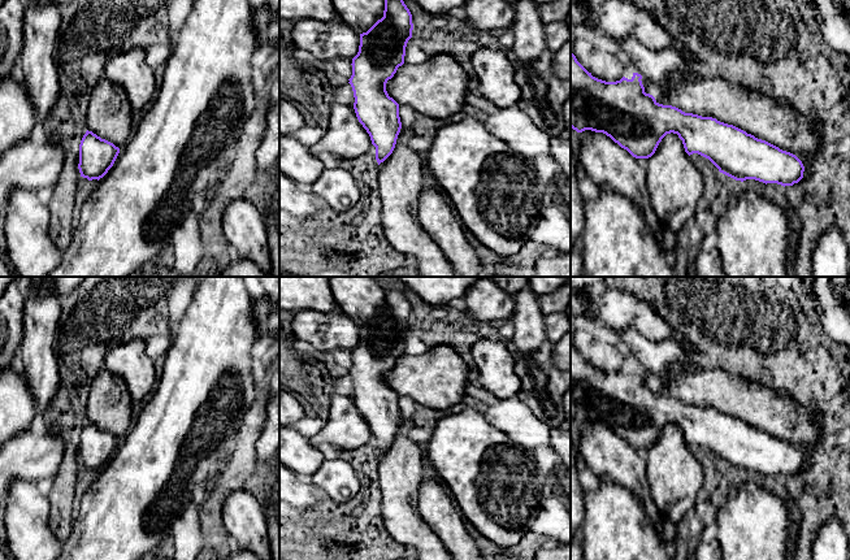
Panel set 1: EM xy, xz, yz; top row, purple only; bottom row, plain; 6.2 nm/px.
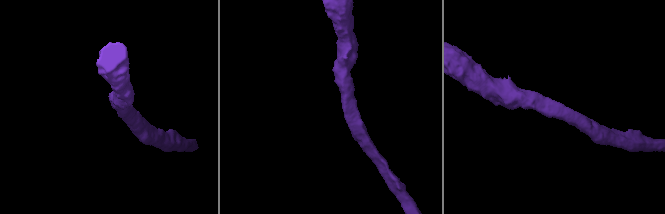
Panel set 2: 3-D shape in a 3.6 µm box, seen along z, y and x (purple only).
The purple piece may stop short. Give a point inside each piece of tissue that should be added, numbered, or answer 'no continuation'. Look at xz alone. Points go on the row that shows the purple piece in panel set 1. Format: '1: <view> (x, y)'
1: xz (400, 177)

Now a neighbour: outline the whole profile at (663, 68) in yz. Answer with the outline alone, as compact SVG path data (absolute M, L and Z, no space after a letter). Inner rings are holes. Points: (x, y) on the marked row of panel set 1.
M633 36L616 42L616 44L641 75L663 94L671 94L677 81L707 74L703 68L690 69L685 57L675 48L654 51Z

